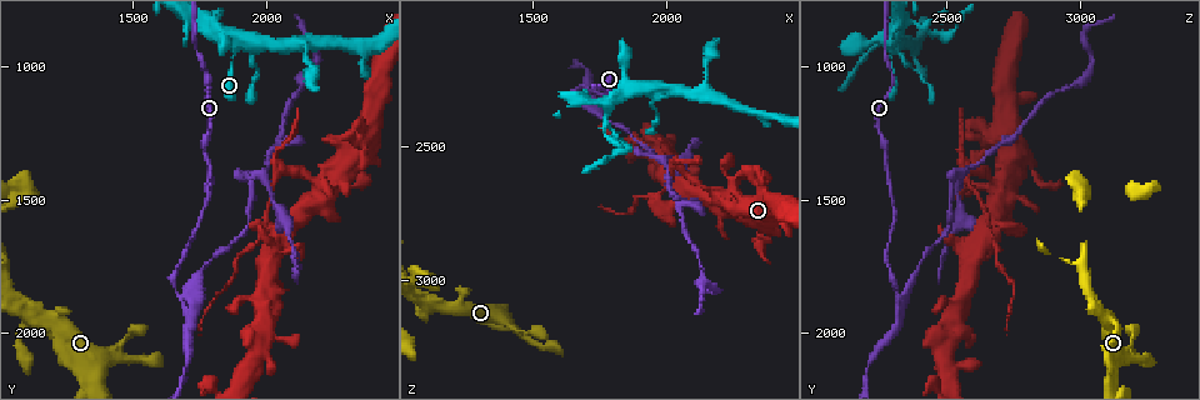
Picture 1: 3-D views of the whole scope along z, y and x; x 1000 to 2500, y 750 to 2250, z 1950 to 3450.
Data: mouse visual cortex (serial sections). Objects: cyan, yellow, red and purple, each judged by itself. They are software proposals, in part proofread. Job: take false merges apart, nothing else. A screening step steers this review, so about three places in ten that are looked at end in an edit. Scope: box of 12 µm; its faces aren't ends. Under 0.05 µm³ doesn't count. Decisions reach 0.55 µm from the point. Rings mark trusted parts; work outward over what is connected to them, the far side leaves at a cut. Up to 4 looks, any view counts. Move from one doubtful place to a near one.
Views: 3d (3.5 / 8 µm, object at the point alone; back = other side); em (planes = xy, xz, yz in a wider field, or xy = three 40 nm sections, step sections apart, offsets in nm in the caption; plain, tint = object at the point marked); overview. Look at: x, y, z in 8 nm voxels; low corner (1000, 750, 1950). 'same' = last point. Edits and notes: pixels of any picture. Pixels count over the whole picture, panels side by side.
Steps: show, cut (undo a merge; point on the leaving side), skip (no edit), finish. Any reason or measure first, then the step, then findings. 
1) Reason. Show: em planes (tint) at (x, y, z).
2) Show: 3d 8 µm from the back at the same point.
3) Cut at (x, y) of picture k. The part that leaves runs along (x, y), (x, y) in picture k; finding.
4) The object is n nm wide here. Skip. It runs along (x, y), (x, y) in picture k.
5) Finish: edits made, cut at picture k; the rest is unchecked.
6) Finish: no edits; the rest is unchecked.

Show: 3d 3.5 µm from the back at (2030, 1420, 2580).

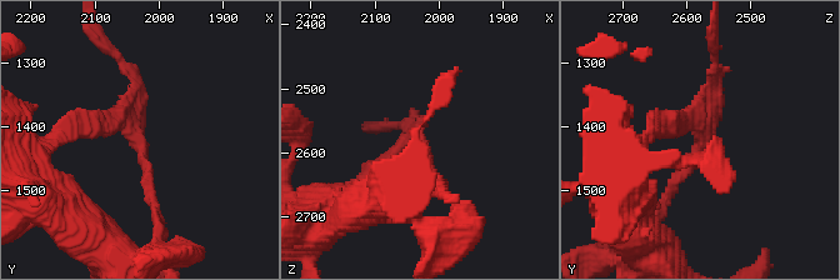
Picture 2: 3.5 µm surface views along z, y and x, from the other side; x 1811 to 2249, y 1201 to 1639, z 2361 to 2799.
Skip. It runs along (75, 131), (121, 120), (140, 146), (155, 208) in picture 2; continuous, no second cell.

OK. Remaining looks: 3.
Three arms meet. Show: 3d 8 µm at (1870, 930, 2290).

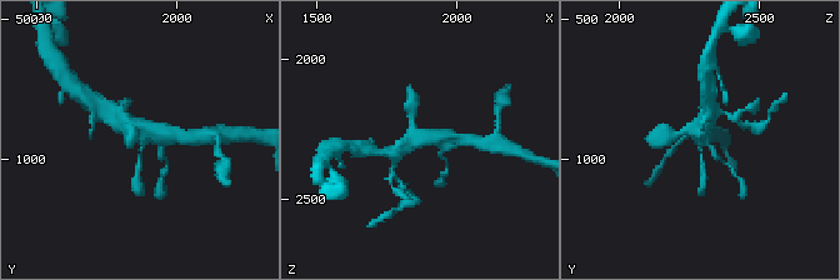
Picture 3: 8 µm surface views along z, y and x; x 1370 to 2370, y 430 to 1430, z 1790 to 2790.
Show: em xy step 2 (tint) at (1880, 920, 2290).

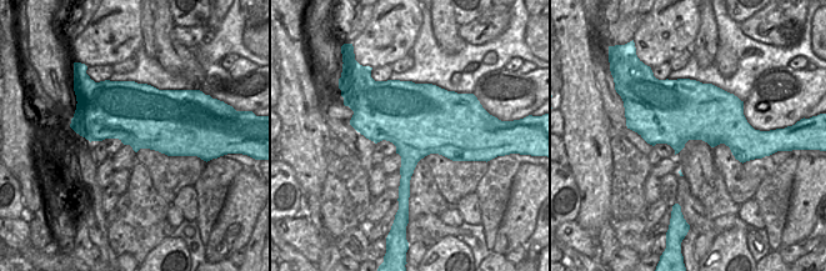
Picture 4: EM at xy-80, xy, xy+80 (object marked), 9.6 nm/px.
Skip. Continuous, no second cell.

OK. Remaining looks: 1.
Finish: no edits; the rest is unchecked.

